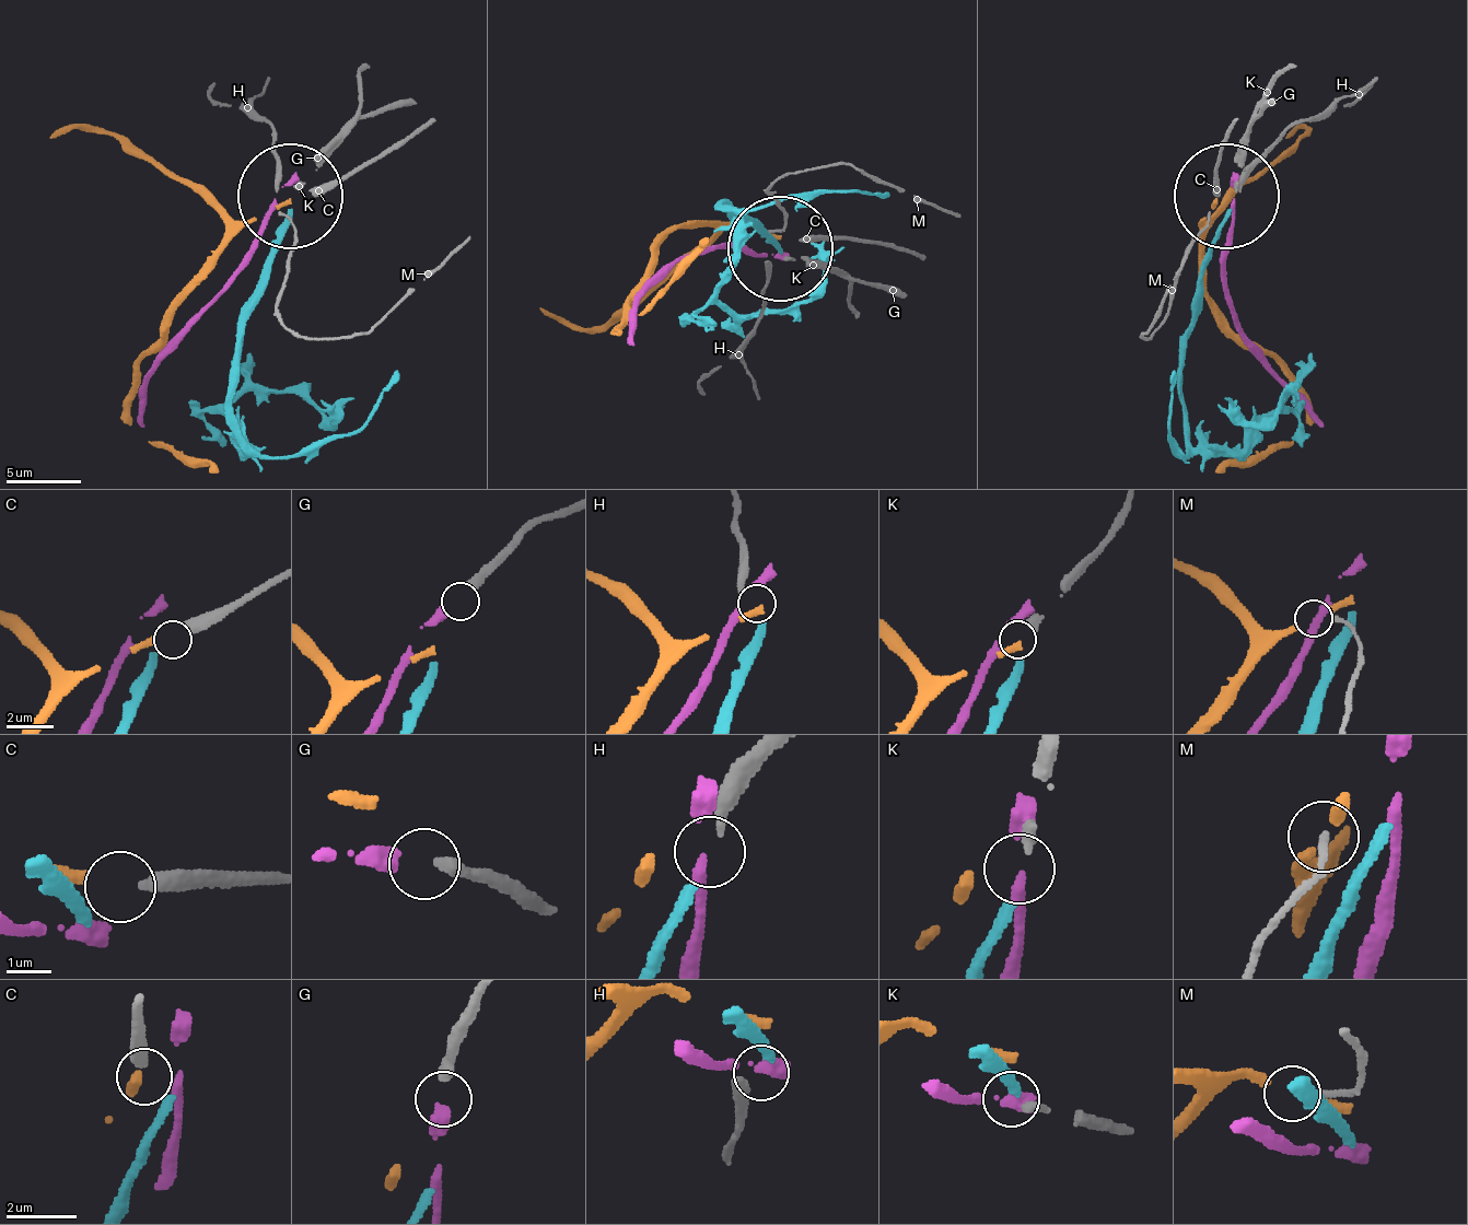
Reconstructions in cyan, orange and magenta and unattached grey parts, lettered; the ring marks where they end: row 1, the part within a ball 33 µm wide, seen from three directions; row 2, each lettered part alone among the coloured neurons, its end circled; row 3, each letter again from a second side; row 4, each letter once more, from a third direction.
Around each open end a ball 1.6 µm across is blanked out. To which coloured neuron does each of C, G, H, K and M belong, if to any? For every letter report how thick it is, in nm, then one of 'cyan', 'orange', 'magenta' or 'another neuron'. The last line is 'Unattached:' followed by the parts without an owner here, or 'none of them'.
C: 440 nm | orange
G: 360 nm | magenta
H: 280 nm | another neuron
K: 280 nm | cyan
M: 160 nm | another neuron
Unattached: H, M

